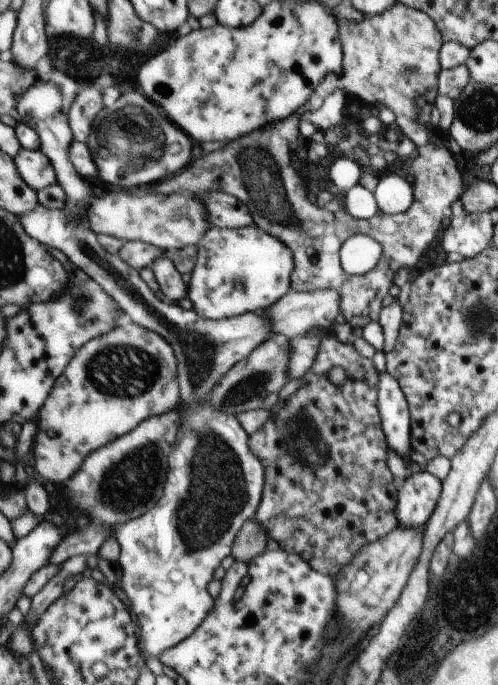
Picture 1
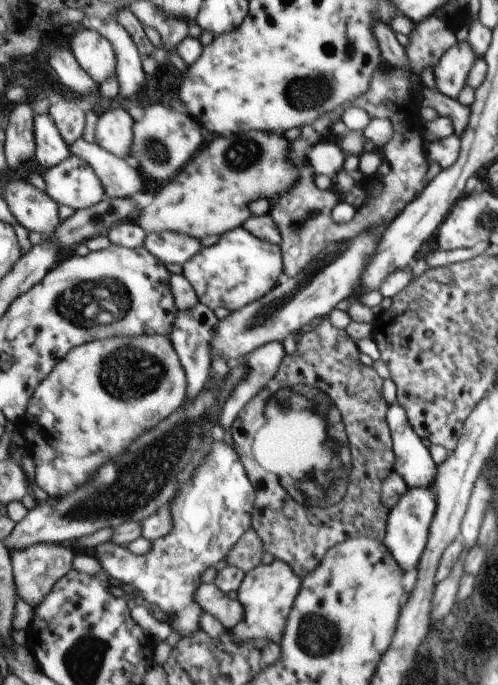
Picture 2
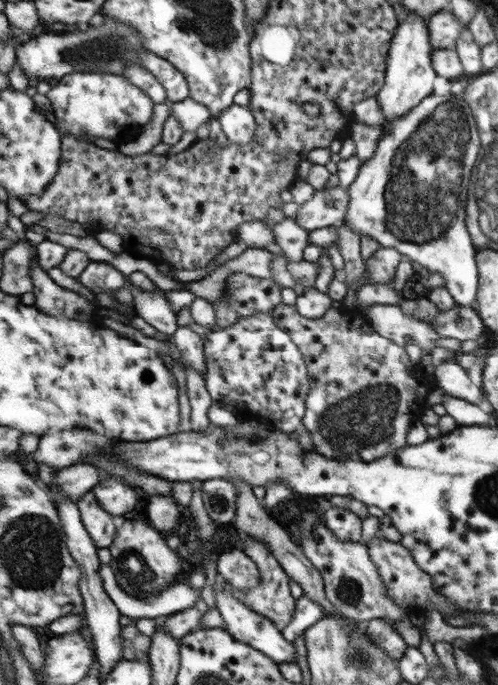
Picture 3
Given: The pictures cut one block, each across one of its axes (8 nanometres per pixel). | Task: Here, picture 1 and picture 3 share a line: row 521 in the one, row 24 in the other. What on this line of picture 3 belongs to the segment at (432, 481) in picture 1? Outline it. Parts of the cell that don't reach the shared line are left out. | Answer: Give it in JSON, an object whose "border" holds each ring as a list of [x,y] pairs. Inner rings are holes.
{"border":[[[416,13],[404,14],[404,20],[400,20],[395,38],[391,42],[390,58],[387,59],[386,82],[377,96],[382,113],[384,113],[384,124],[372,126],[357,122],[352,126],[350,137],[356,145],[354,156],[358,156],[362,164],[376,154],[380,138],[384,138],[384,135],[388,134],[392,128],[392,122],[398,118],[404,118],[404,115],[411,114],[424,98],[432,94],[432,84],[434,84],[437,73],[434,72],[434,49],[427,19]]]}

